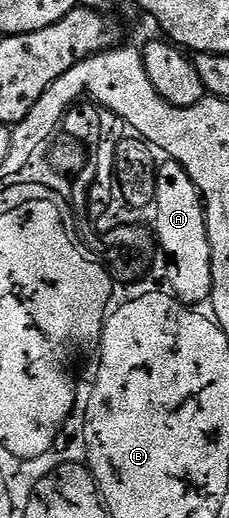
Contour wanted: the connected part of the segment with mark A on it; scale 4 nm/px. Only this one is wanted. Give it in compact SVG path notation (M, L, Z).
M165 163L165 176L158 170L152 172L154 188L152 196L146 202L148 214L158 220L156 238L164 242L162 258L162 276L169 282L162 282L162 289L167 289L174 298L186 300L190 307L200 310L209 303L212 295L212 255L208 241L208 227L204 217L204 202L200 191L186 174L181 164Z

